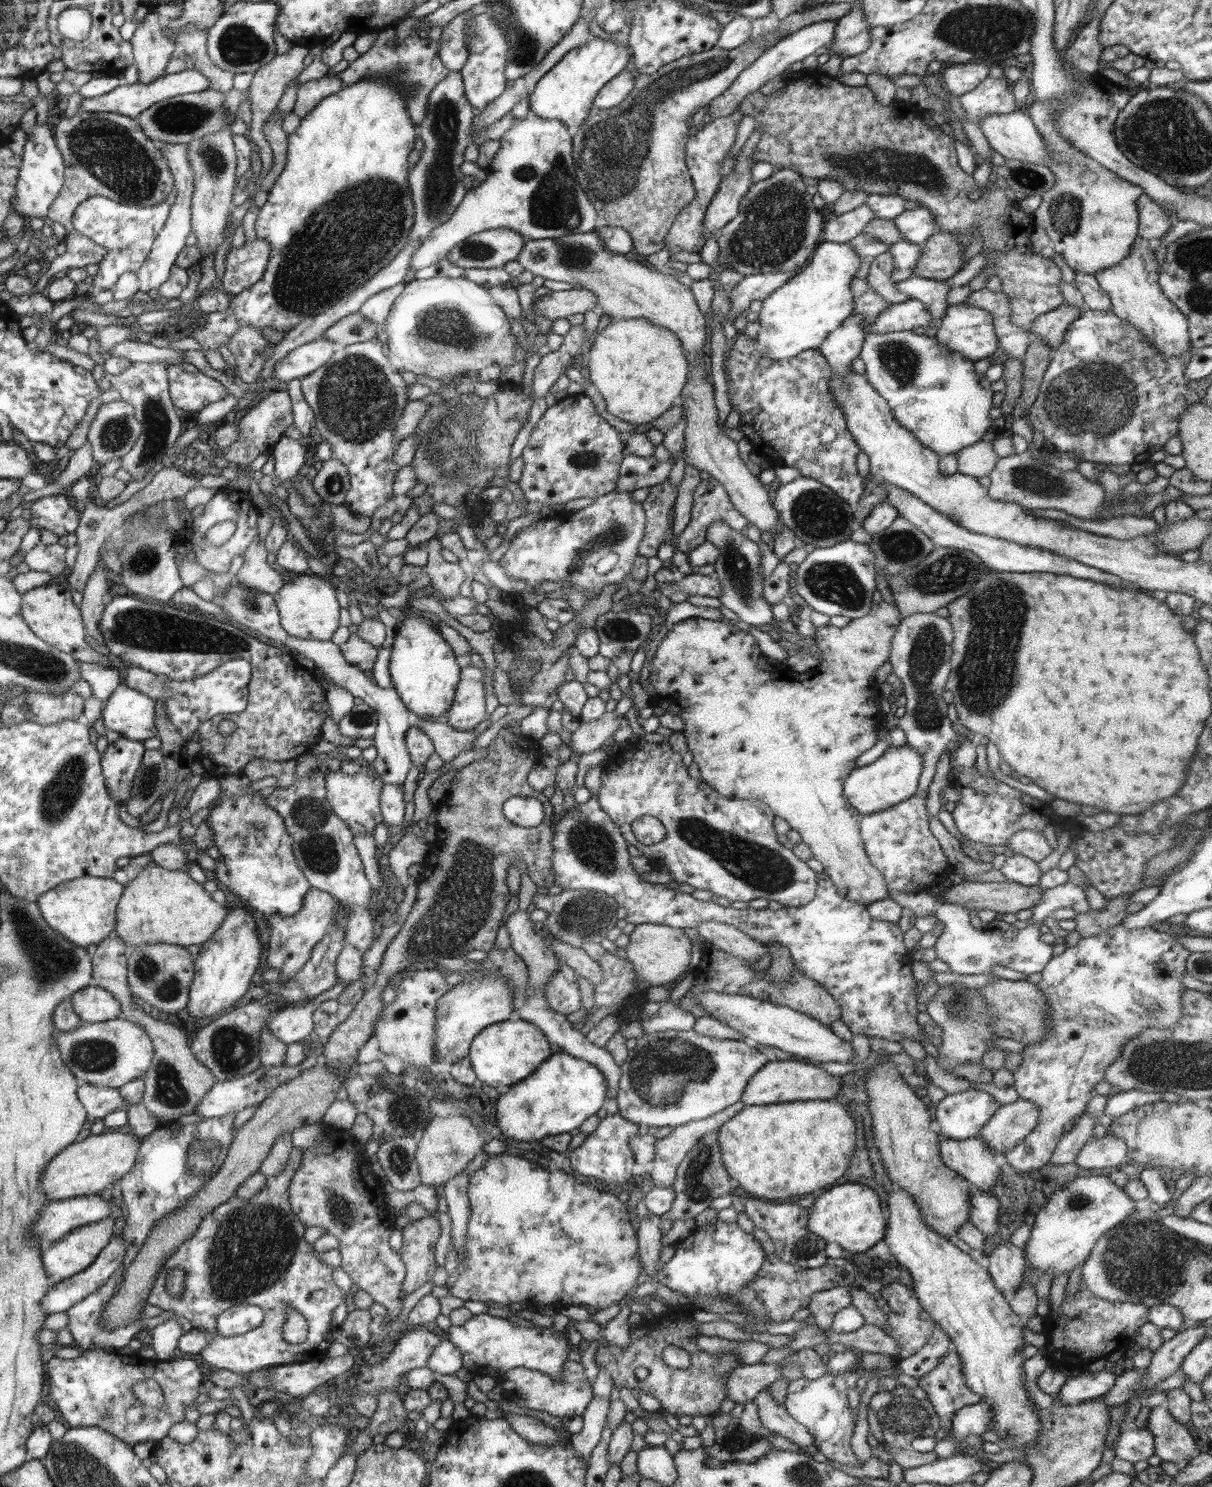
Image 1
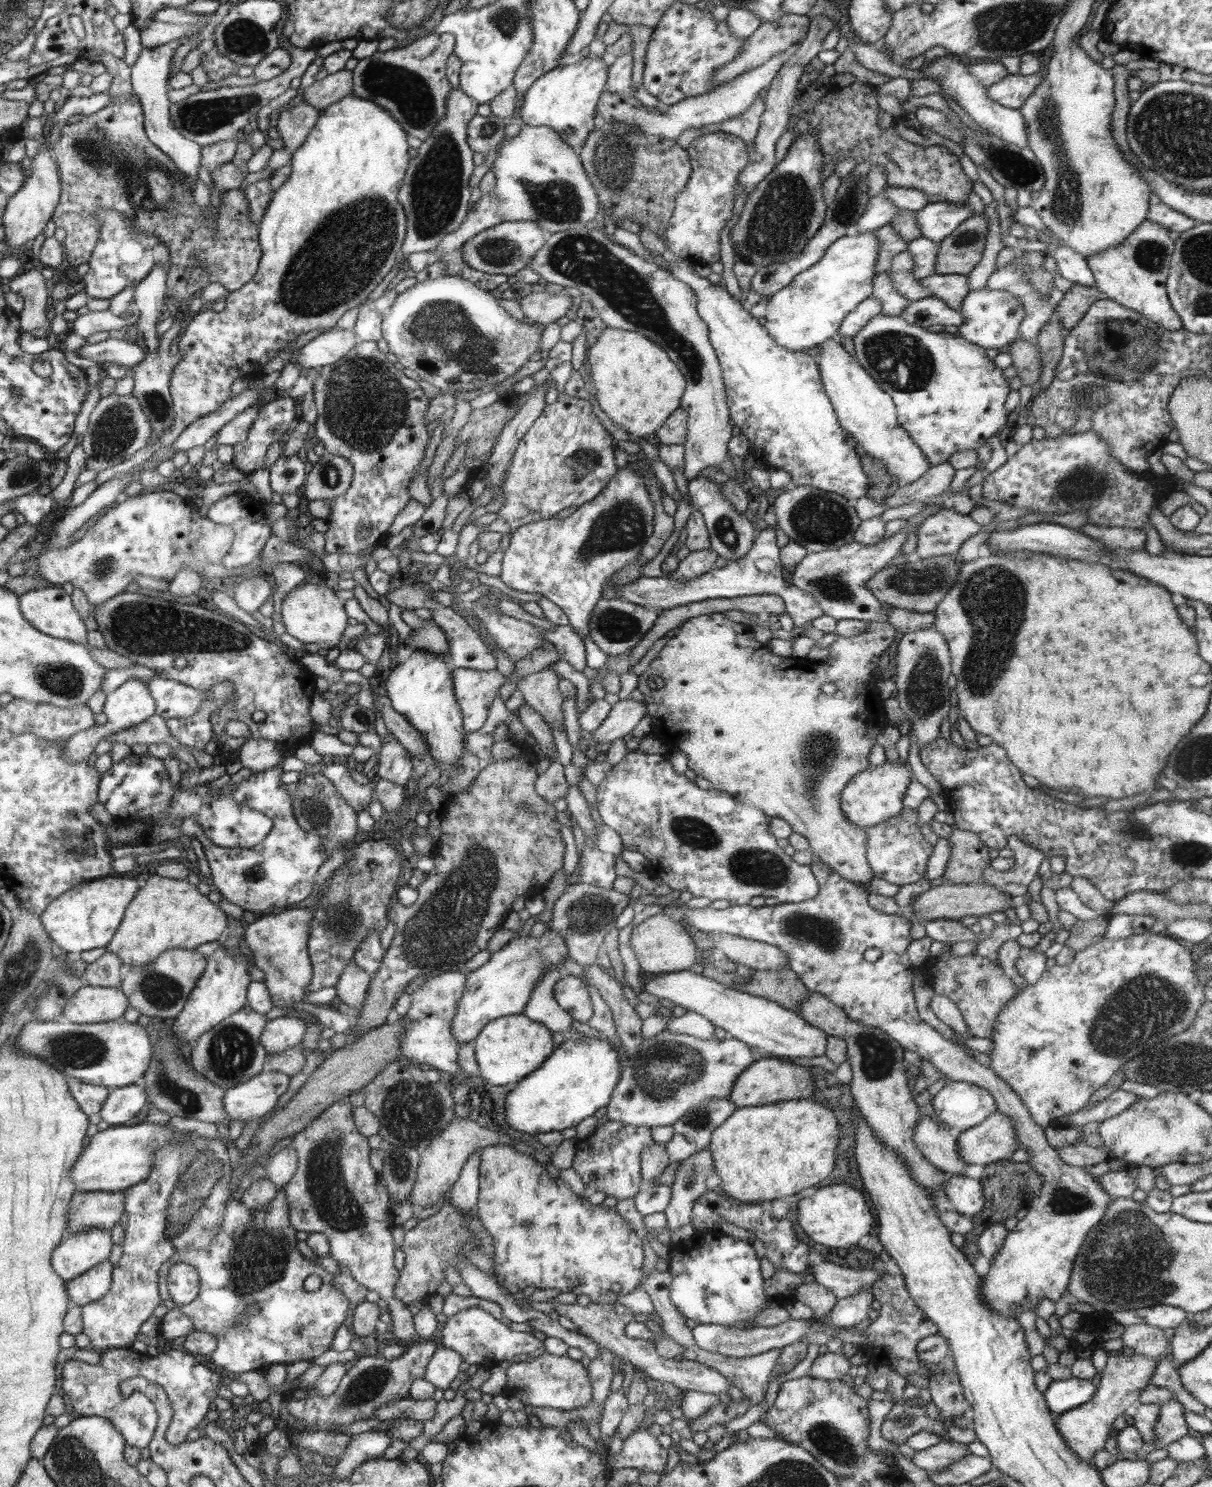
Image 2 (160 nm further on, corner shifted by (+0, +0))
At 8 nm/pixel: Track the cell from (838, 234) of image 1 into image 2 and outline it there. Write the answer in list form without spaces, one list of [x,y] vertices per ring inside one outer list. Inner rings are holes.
[[[882,191],[869,198],[866,210],[852,228],[852,233],[876,231],[892,222],[899,211],[899,208],[888,198],[887,192]]]

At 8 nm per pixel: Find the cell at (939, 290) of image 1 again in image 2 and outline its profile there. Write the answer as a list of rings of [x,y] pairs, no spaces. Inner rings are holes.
[[[934,274],[918,281],[931,290],[931,296],[941,298],[954,310],[960,310],[963,300],[970,290],[968,275]]]

